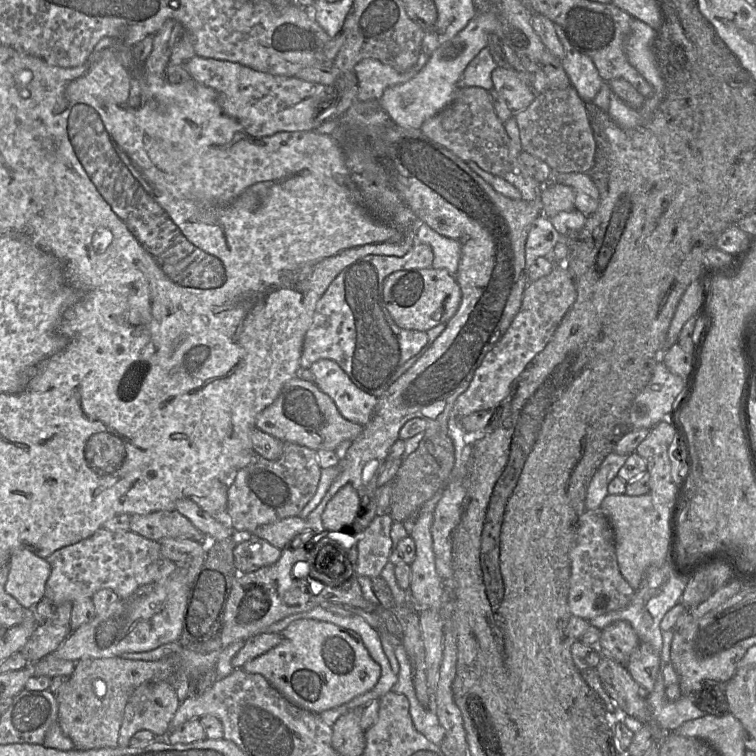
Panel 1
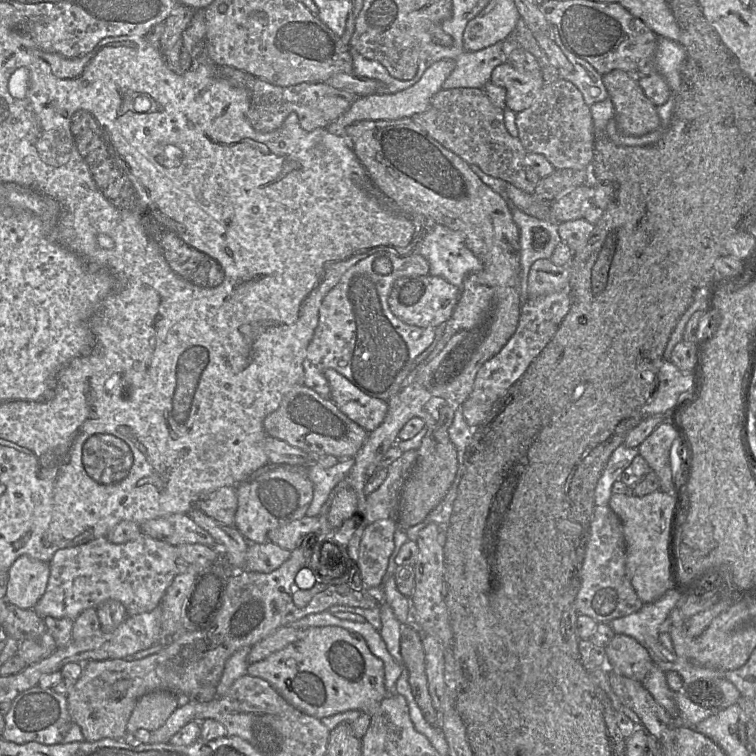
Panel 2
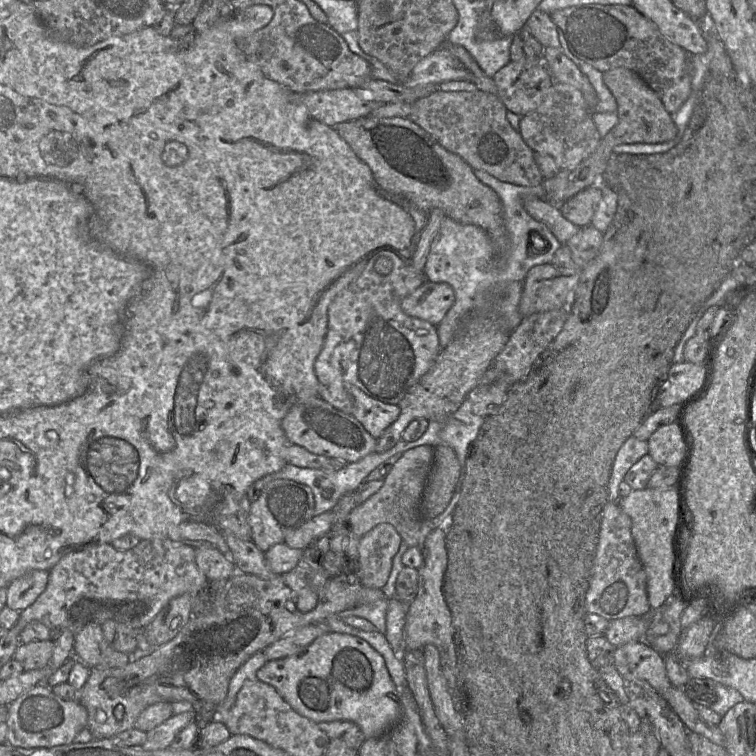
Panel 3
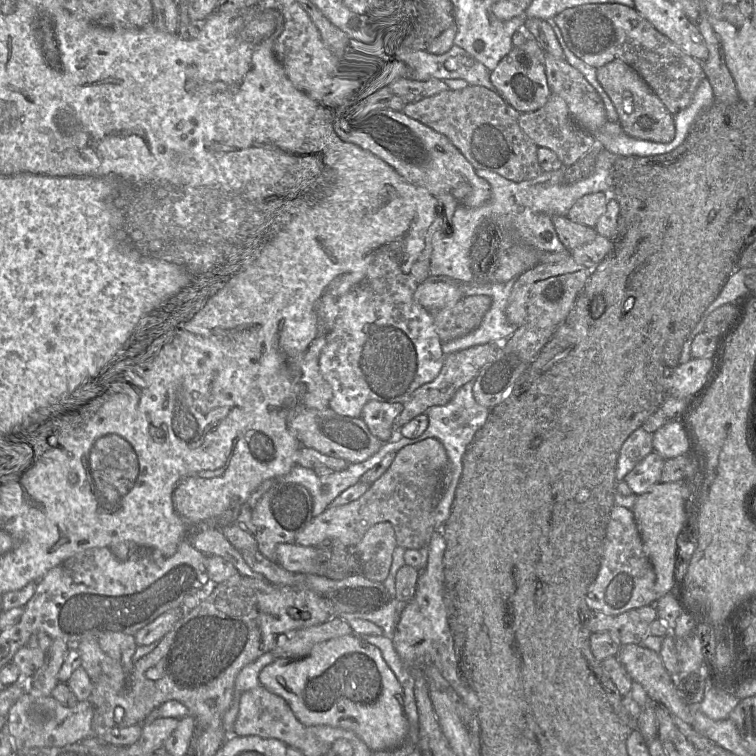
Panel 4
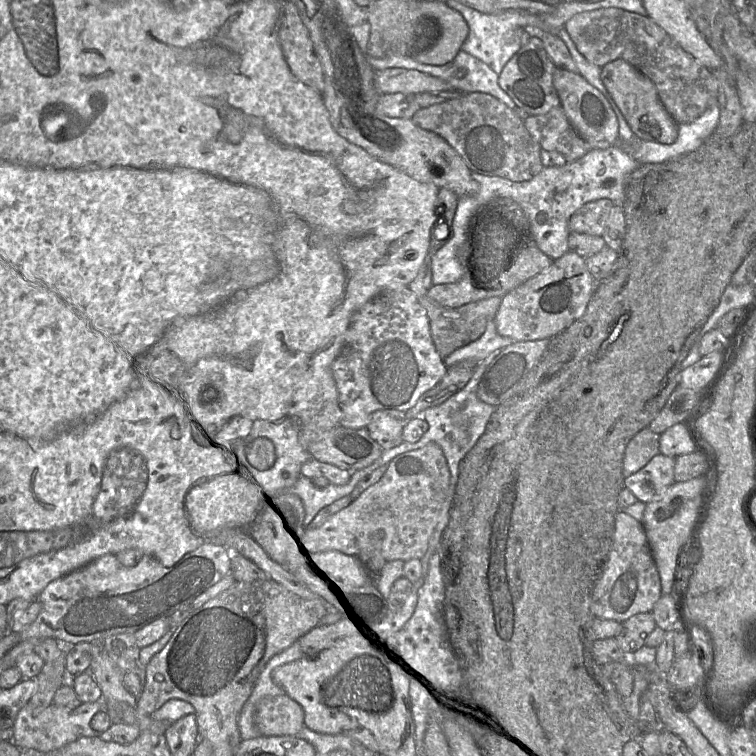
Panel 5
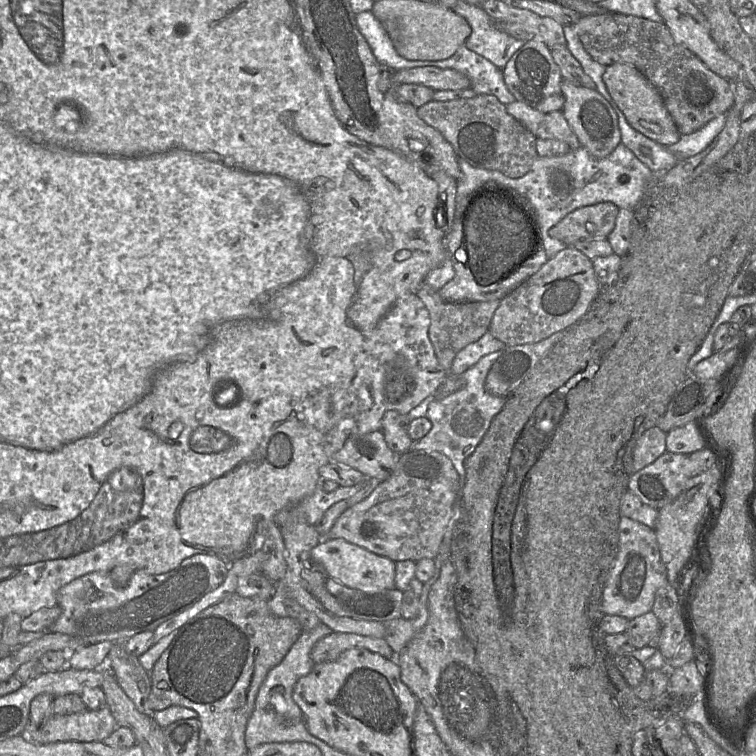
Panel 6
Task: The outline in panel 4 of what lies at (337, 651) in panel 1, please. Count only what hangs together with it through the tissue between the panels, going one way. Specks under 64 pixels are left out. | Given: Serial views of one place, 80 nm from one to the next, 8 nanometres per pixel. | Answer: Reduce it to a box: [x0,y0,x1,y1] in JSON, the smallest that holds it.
[259,635,409,751]

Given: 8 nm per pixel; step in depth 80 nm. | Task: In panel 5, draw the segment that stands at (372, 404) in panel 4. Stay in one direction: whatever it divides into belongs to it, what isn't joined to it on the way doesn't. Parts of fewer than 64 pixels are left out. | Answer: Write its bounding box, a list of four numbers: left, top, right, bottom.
[367,409,407,449]

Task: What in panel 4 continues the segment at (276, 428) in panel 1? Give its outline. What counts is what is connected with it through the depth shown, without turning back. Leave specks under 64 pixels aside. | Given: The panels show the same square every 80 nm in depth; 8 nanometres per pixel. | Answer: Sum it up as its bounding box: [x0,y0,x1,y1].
[288,407,383,464]

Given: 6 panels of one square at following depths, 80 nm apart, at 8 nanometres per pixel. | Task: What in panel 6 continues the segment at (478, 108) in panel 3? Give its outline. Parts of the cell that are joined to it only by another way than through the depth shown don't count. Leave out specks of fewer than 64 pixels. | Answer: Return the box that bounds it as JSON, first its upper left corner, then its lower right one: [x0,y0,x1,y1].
[416,95,539,179]

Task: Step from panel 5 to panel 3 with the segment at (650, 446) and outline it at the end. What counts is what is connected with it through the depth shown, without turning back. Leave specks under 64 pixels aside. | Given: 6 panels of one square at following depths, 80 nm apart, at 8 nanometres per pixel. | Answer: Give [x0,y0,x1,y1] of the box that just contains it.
[608,435,648,502]

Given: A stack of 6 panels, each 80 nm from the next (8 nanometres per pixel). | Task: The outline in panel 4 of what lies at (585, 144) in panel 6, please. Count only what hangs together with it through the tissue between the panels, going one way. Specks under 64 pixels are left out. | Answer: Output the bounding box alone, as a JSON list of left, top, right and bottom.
[545,54,608,134]

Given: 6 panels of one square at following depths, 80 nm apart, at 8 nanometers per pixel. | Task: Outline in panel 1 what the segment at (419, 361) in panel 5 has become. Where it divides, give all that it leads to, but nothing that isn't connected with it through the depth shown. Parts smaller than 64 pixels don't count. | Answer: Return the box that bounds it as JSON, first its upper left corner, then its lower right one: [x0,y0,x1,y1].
[296,243,433,397]

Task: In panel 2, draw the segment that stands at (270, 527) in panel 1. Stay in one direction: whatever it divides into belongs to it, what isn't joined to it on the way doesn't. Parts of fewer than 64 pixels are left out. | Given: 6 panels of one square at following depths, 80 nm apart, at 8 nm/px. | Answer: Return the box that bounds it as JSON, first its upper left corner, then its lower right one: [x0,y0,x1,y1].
[268,516,319,551]

